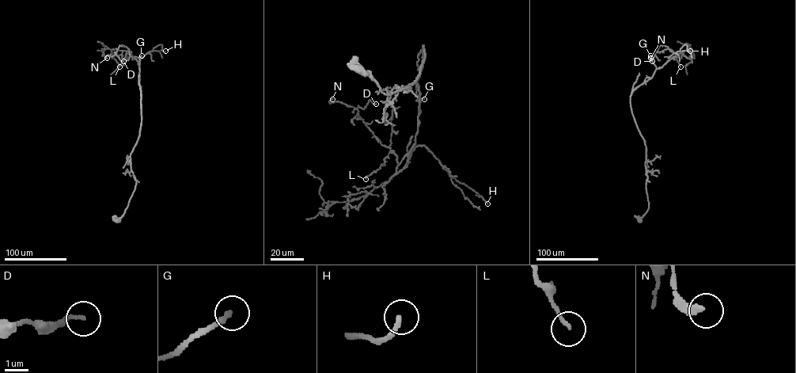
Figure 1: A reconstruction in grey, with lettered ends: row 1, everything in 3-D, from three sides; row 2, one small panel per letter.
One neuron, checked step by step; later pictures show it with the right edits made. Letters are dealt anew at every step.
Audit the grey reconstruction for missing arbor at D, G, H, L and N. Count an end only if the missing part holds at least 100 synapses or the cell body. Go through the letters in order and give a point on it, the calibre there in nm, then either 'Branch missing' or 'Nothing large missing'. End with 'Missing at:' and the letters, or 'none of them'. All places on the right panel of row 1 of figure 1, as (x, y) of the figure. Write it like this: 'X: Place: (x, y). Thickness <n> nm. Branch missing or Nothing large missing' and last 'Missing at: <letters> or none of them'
D: Place: (652, 61). Thickness 160 nm. Nothing large missing
G: Place: (650, 55). Thickness 200 nm. Nothing large missing
H: Place: (690, 51). Thickness 200 nm. Nothing large missing
L: Place: (680, 66). Thickness 170 nm. Nothing large missing
N: Place: (650, 58). Thickness 260 nm. Nothing large missing
Missing at: none of them

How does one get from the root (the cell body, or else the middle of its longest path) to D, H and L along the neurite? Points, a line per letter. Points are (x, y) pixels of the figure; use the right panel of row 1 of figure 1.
D: (639, 220), (649, 207), (646, 146), (632, 114), (630, 96), (657, 69), (678, 54), (660, 45), (652, 61)
H: (639, 220), (649, 207), (646, 146), (632, 114), (630, 96), (684, 45), (690, 51)
L: (639, 220), (649, 207), (646, 146), (632, 114), (630, 96), (657, 69), (677, 55), (670, 49), (680, 66)

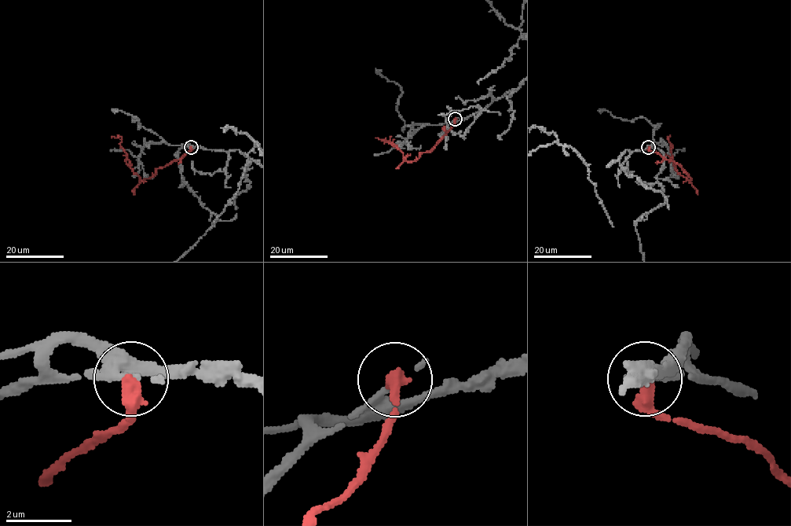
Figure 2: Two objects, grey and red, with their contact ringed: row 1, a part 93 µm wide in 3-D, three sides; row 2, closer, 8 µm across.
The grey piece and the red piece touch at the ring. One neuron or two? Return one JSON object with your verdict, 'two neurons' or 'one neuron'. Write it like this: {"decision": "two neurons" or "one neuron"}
{"decision": "two neurons"}

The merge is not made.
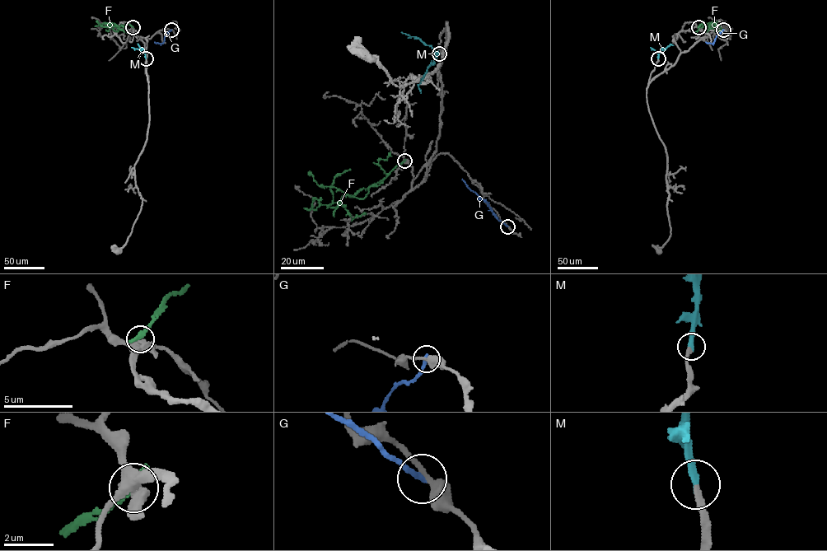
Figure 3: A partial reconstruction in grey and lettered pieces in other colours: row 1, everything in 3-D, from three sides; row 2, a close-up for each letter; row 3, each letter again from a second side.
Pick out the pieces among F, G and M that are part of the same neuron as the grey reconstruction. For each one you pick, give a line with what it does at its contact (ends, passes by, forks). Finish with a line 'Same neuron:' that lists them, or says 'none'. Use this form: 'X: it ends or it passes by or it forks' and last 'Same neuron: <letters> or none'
M: it ends
Same neuron: M

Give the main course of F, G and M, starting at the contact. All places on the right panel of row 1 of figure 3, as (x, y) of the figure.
F: (698, 27), (703, 23), (709, 26), (712, 22), (714, 23), (702, 23)
G: (723, 30), (713, 43), (705, 42)
M: (658, 58), (663, 49), (673, 45)

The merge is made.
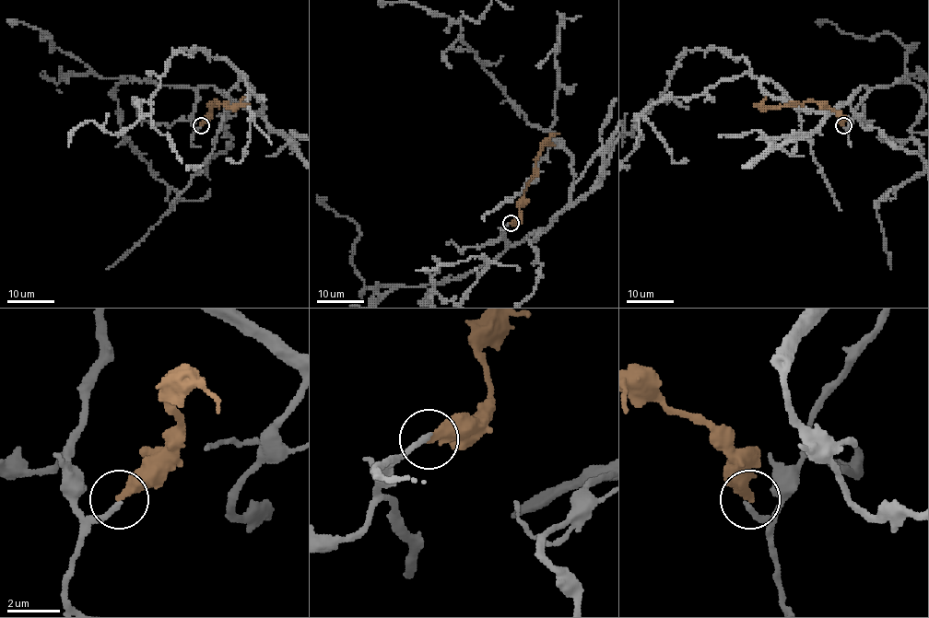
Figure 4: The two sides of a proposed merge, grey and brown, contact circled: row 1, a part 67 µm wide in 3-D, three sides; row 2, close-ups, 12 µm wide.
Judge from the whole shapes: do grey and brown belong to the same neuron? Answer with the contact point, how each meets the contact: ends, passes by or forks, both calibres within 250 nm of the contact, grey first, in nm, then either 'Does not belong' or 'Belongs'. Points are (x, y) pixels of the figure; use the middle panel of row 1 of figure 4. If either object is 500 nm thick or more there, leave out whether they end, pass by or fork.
Place: (511, 223). At the ring grey ends. At the ring brown ends. Thickness 220 nm (grey) against 360 nm. Does not belong

